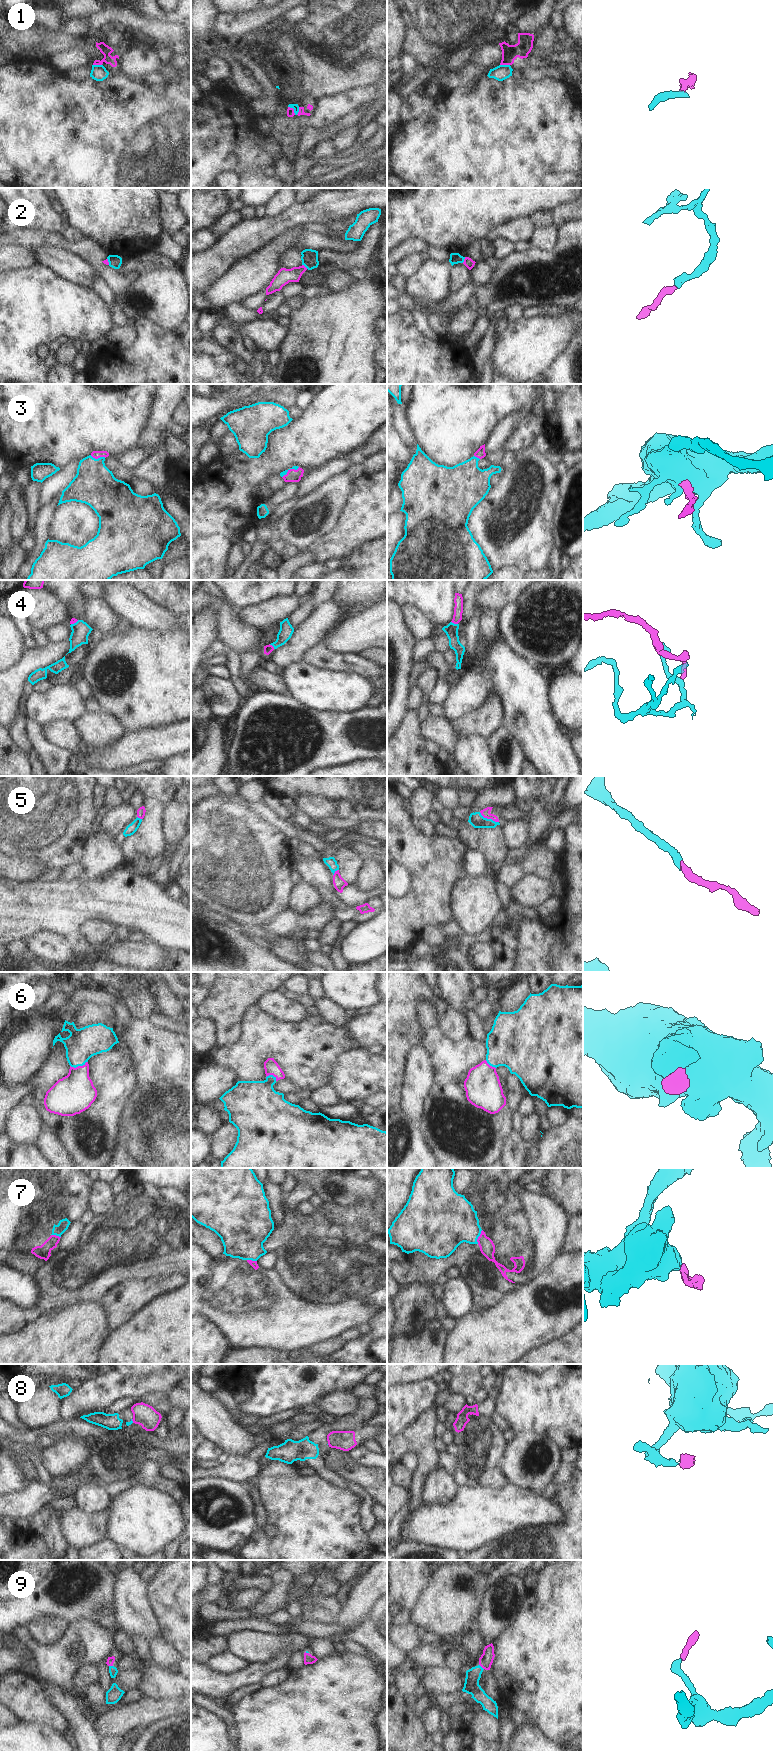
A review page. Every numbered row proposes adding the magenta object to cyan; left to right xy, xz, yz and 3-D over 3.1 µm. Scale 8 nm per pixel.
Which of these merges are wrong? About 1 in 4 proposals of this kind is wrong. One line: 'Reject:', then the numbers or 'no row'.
Reject: 1, 7, 8

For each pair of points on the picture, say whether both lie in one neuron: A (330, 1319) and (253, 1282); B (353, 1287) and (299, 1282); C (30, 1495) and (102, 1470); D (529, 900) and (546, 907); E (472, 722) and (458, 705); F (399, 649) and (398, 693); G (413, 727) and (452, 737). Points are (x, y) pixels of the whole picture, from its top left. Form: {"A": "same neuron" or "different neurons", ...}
{"A": "same neuron", "B": "same neuron", "C": "same neuron", "D": "different neurons", "E": "different neurons", "F": "same neuron", "G": "different neurons"}

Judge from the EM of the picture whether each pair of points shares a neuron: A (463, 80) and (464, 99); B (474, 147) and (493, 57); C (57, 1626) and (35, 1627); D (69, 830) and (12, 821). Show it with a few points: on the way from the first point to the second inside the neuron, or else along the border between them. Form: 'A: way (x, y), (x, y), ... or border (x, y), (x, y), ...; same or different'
A: border (483, 75), (468, 86), (454, 88), (448, 92); different
B: border (499, 64), (490, 69); different
C: way (52, 1627), (40, 1627); same
D: way (55, 823), (49, 821), (26, 821); same

